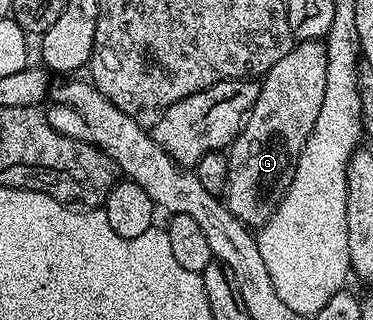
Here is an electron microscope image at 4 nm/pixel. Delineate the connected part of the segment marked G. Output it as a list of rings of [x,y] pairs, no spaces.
[[[304,39],[295,42],[294,48],[266,75],[261,76],[260,97],[252,105],[242,131],[228,148],[228,177],[224,202],[239,221],[251,229],[261,228],[278,208],[290,183],[294,180],[296,165],[312,125],[320,113],[324,101],[324,89],[328,89],[328,53],[320,39]]]

